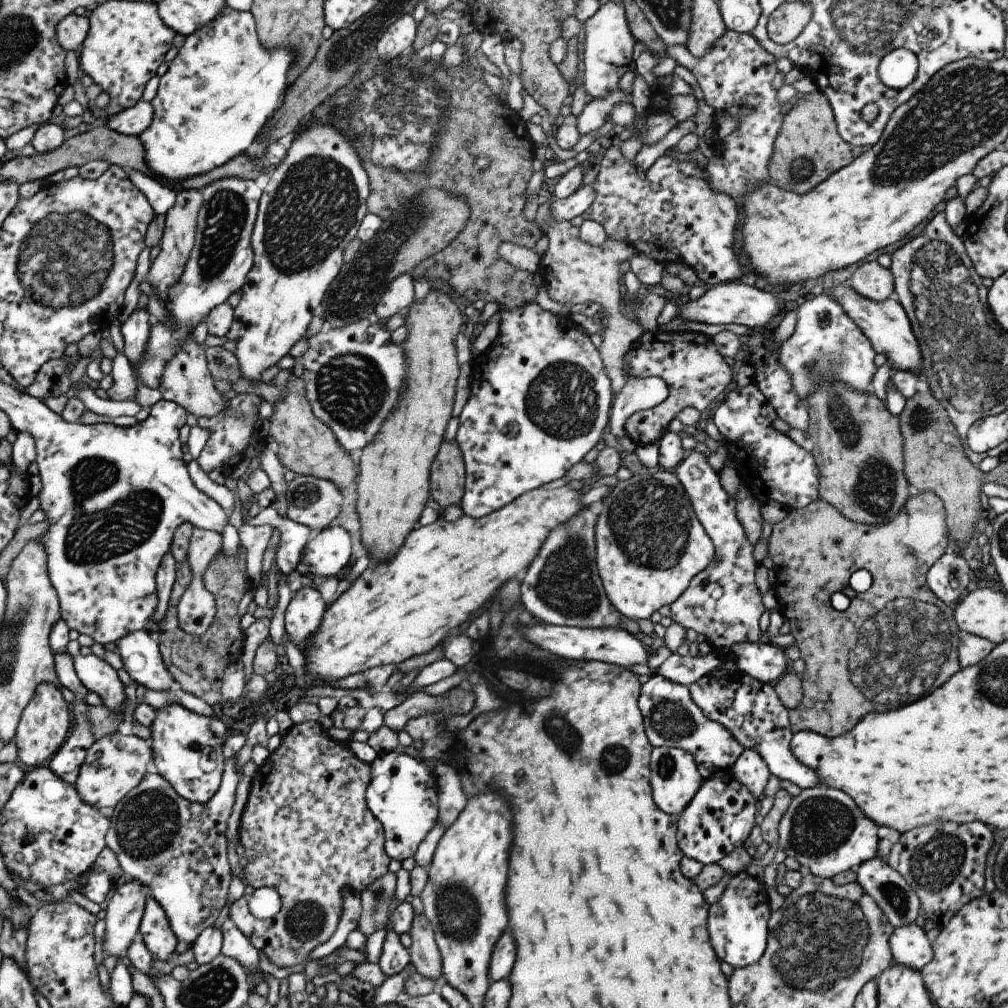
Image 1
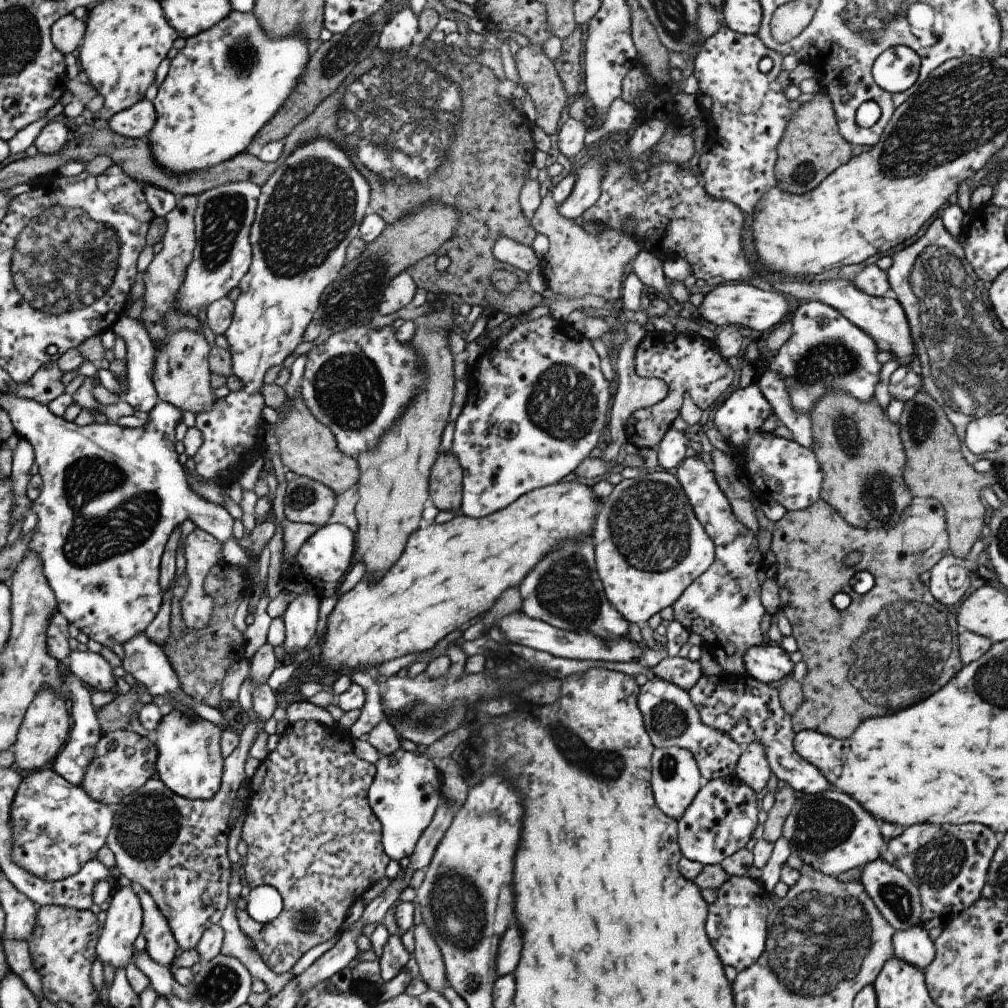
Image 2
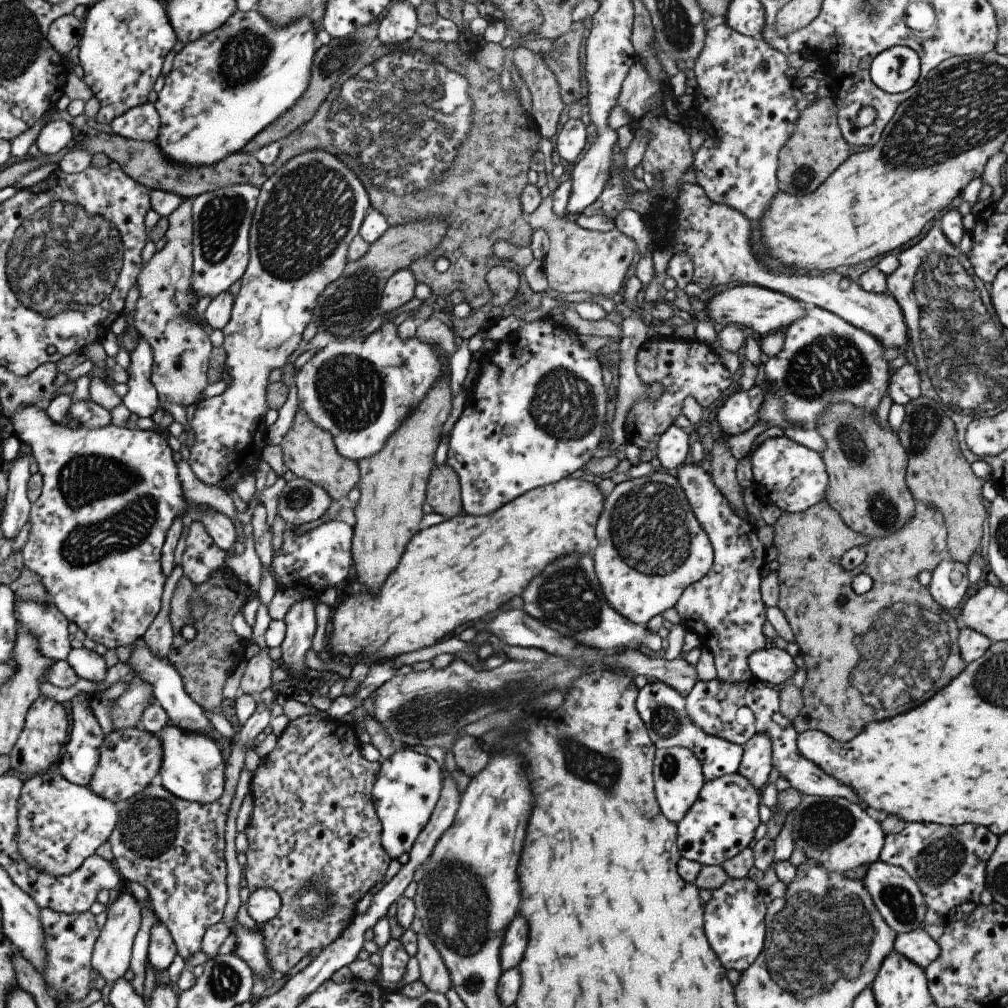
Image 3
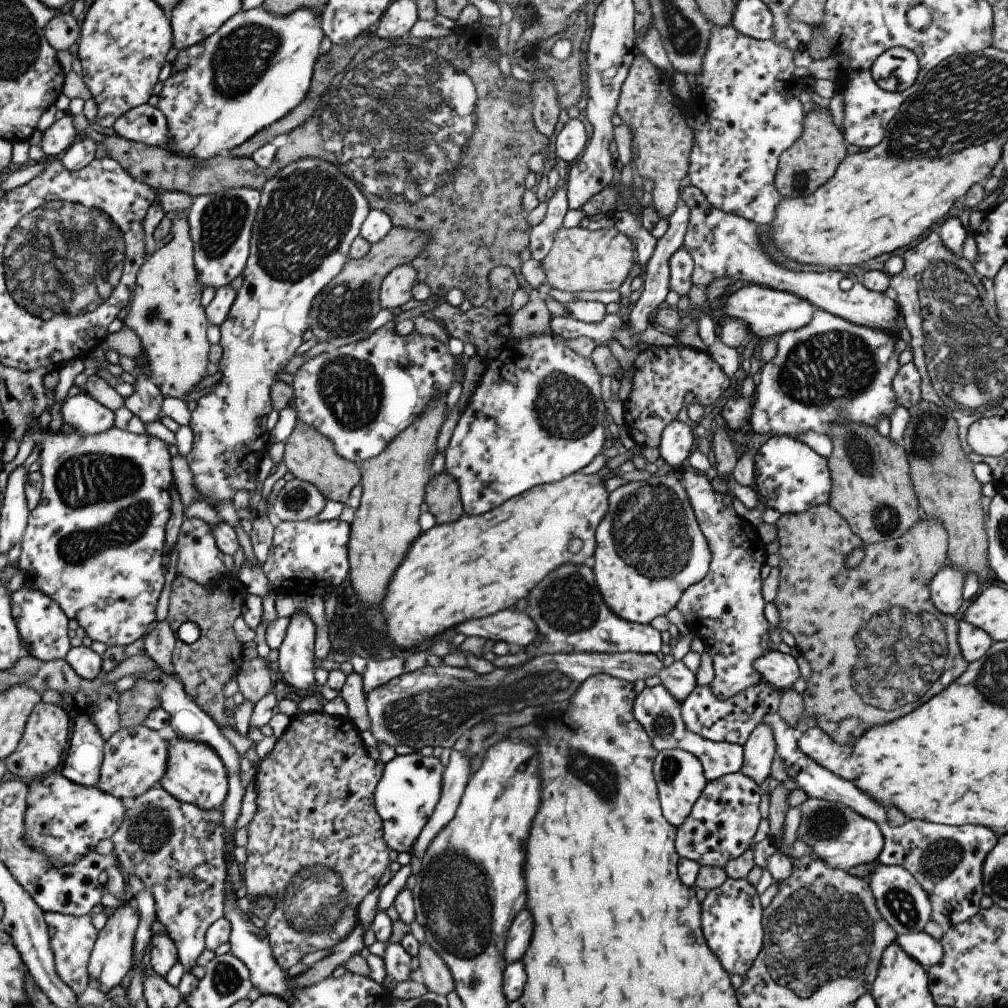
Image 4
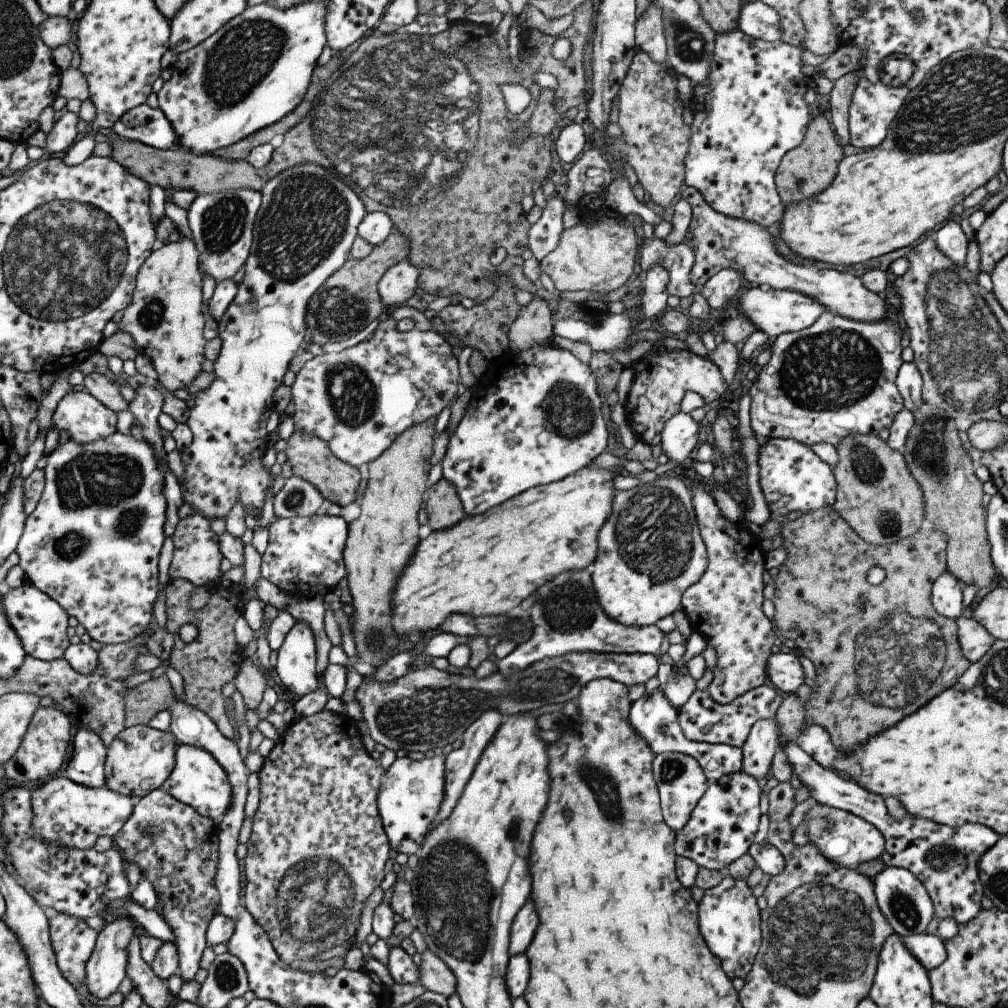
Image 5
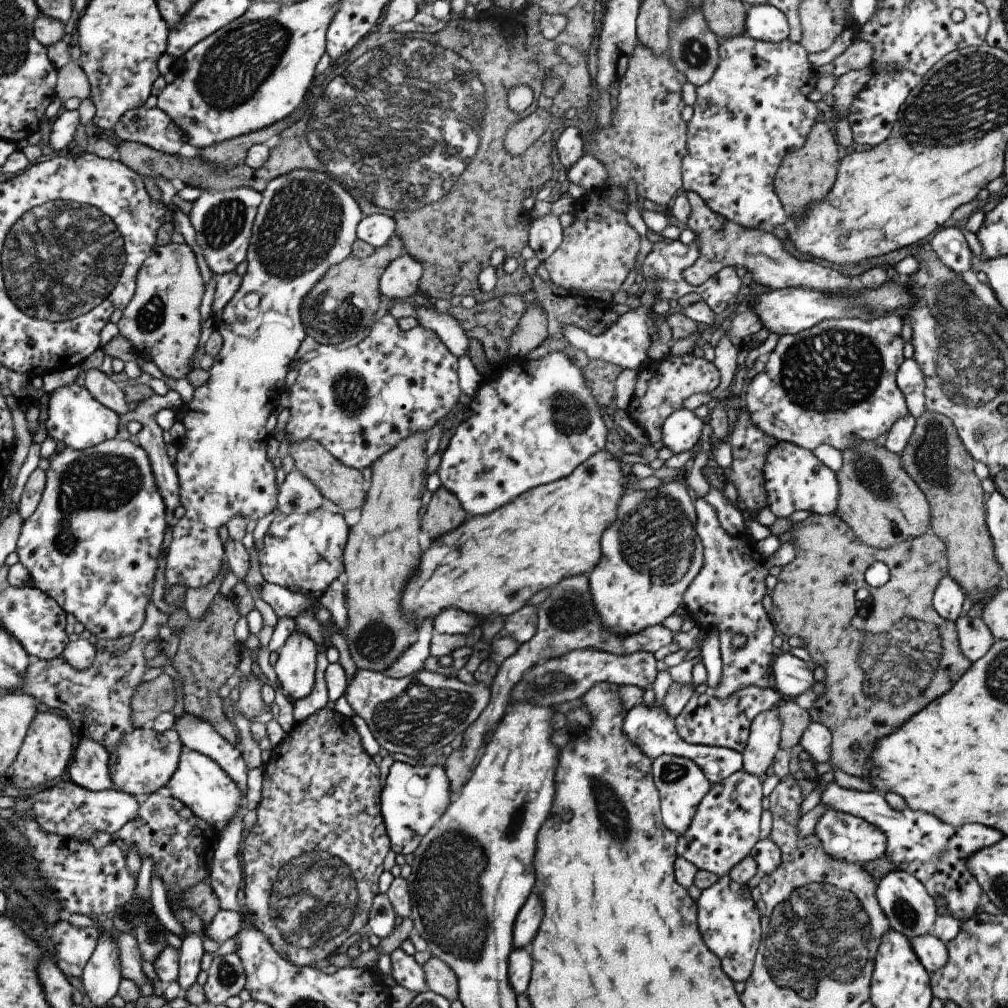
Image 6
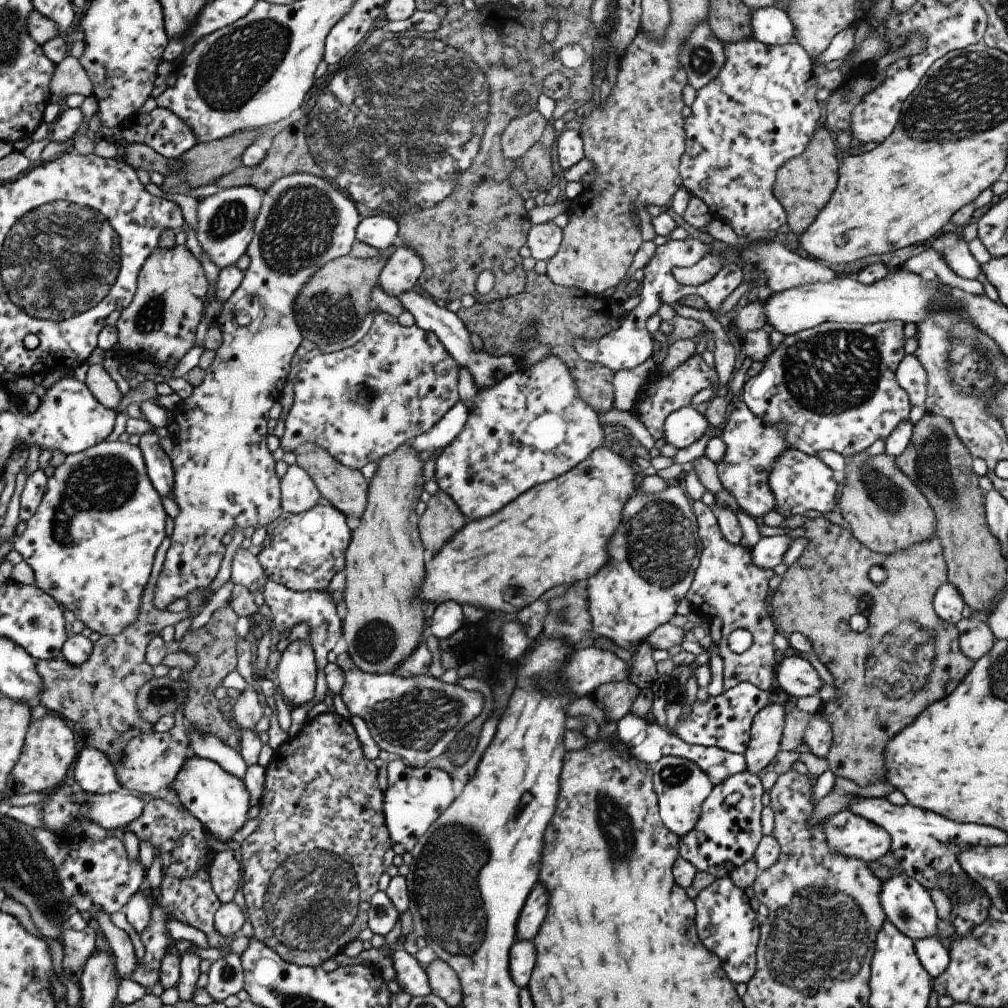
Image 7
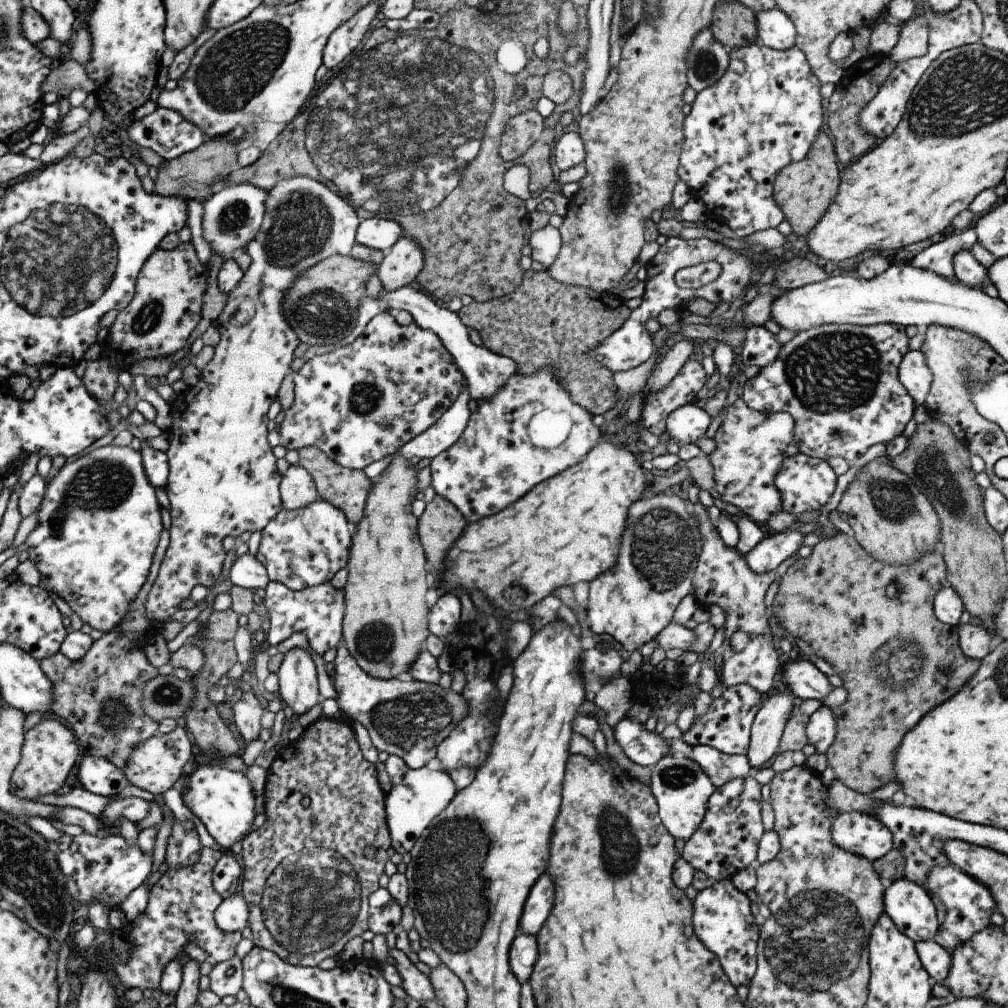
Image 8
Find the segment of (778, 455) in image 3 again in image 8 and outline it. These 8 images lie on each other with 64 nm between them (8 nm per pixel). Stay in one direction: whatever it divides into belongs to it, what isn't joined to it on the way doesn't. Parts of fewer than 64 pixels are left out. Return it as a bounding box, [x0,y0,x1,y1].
[774,453,837,515]

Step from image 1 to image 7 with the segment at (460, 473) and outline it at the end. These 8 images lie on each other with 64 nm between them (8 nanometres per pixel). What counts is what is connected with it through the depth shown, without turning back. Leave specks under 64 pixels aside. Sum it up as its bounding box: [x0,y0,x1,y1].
[419,490,467,552]

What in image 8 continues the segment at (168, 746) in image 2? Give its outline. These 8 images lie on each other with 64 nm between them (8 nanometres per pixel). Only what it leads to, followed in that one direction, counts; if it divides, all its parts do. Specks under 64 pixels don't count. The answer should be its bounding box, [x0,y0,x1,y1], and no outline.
[178,758,257,852]

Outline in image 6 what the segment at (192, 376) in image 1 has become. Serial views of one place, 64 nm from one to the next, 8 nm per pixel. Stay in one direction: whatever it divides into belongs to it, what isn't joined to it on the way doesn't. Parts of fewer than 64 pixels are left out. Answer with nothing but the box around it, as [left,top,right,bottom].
[117,241,206,380]

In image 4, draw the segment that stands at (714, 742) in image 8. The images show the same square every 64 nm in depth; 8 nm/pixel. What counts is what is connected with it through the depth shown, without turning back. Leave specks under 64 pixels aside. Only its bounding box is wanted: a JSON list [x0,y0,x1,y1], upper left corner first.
[681,681,999,932]

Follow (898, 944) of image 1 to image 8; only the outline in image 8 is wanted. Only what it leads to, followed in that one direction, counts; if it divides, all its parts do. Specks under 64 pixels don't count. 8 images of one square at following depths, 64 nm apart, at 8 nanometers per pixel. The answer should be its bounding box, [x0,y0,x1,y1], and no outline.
[915,938,951,983]

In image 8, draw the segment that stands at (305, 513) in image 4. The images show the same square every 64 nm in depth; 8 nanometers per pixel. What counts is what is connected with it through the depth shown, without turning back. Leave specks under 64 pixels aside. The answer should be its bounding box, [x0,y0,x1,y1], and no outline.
[279,465,318,511]

